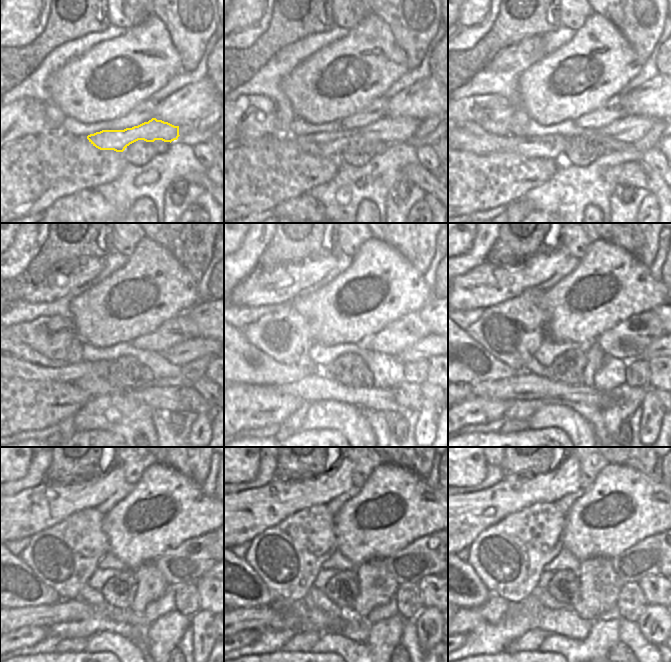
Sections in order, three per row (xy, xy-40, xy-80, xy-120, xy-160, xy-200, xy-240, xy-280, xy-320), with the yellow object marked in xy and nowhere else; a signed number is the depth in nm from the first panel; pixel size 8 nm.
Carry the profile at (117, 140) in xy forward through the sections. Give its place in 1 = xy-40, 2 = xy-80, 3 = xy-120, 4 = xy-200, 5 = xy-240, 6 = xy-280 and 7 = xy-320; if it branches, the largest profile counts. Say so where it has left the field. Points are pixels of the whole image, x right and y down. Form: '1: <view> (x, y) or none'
1: xy-40 (400, 129)
2: xy-80 (469, 136)
3: xy-120 (20, 361)
4: xy-200 (468, 361)
5: xy-240 (20, 587)
6: xy-280 (244, 588)
7: xy-320 (468, 591)

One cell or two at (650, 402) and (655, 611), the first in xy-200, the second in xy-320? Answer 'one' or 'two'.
one

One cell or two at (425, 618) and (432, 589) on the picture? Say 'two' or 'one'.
two

